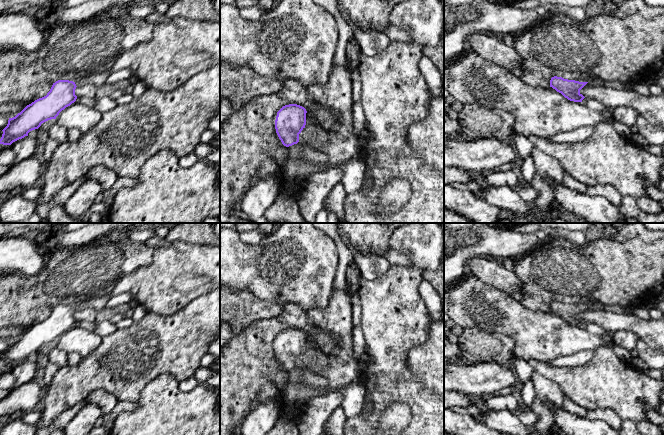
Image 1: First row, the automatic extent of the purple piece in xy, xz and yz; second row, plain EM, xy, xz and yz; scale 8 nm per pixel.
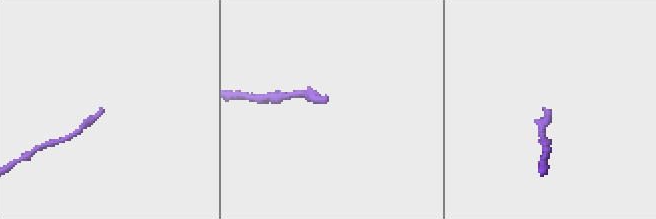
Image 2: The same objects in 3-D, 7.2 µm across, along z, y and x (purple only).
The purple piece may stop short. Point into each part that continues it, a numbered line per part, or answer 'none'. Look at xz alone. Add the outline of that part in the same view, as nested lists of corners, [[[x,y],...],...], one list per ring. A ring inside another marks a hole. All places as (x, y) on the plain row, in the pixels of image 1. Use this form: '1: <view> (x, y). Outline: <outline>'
1: xz (317, 361). Outline: [[[305,351],[299,358],[299,364],[309,367],[313,373],[319,373],[329,365],[329,359],[322,351]]]

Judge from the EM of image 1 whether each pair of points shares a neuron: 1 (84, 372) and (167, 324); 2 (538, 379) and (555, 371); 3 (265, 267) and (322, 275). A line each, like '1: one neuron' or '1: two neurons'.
1: one neuron
2: two neurons
3: one neuron

